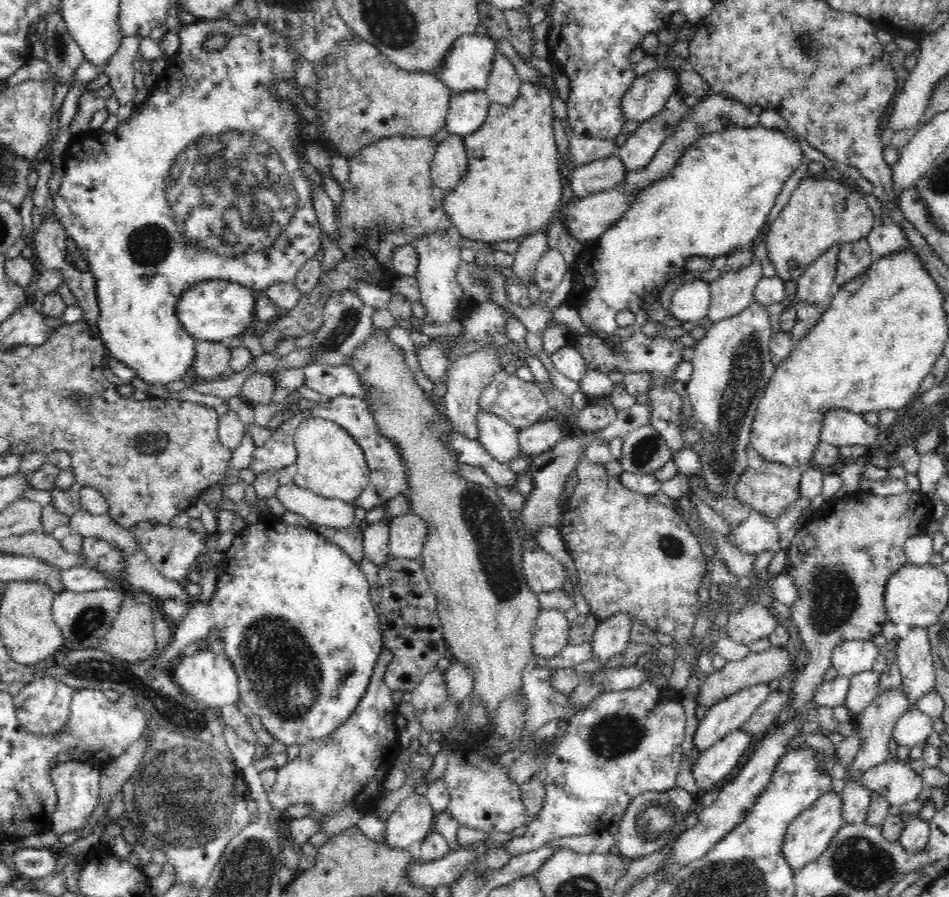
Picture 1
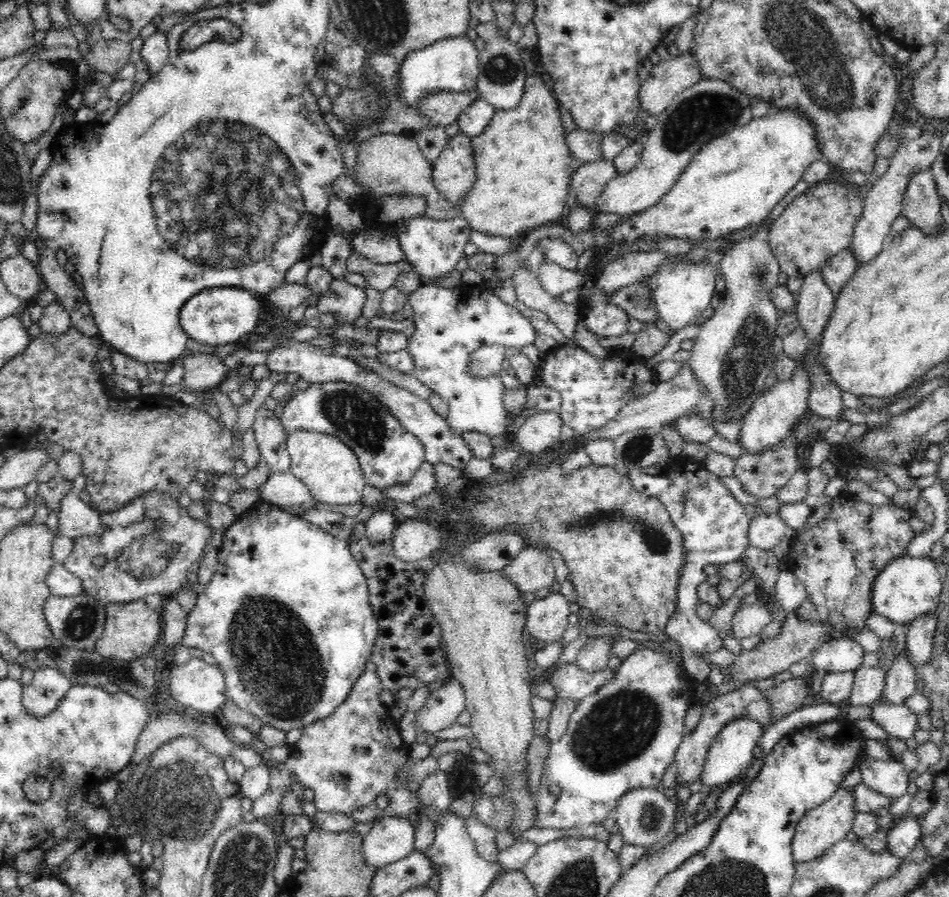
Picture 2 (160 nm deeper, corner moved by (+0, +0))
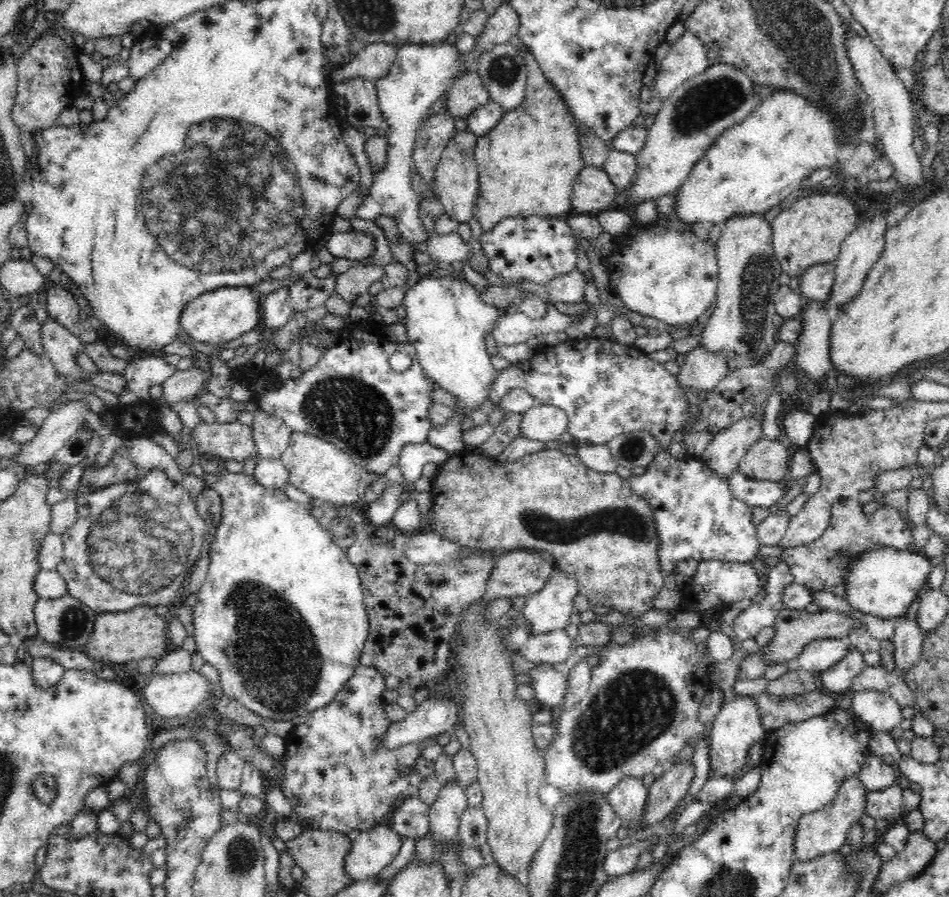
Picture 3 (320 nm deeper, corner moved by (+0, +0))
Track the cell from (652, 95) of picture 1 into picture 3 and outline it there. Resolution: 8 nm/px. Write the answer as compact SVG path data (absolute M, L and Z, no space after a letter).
M684 31L671 43L669 52L657 70L654 79L657 96L661 100L667 99L681 84L701 75L708 67L708 49L700 37L692 31Z

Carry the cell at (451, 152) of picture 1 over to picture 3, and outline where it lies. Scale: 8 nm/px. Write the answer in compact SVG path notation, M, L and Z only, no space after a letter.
M457 131L446 145L436 166L434 190L445 213L460 223L469 223L475 218L477 197L479 196L479 169L475 159L477 136L472 131Z

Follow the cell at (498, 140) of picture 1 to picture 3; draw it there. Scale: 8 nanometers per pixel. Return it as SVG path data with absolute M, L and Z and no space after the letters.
M523 50L527 70L525 99L519 107L505 111L500 122L488 134L477 137L475 159L479 169L479 196L475 218L485 232L496 228L504 218L510 216L548 216L567 218L573 214L571 196L578 173L585 167L580 154L580 134L575 119L564 103L562 95L544 76L532 52Z

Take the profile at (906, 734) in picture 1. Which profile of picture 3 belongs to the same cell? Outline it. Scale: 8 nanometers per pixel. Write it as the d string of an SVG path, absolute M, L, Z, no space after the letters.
M868 690L866 692L850 692L852 711L861 721L866 721L871 731L891 732L900 727L902 708L887 693Z

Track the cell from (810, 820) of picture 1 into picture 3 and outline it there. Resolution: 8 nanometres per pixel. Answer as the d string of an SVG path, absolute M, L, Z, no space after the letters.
M858 776L845 780L837 790L835 800L821 810L810 812L800 818L795 830L795 860L807 861L818 856L837 852L845 844L847 834L854 824L865 814L868 790Z

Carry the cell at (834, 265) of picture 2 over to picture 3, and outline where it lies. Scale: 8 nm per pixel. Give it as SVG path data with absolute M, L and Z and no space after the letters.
M835 262L816 264L799 276L800 295L805 301L826 300L832 292L836 275Z

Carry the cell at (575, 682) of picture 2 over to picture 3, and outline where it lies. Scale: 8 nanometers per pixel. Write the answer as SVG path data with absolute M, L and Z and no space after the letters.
M538 663L528 672L529 686L536 691L535 698L543 707L553 710L564 702L568 694L568 677L554 670L550 664Z

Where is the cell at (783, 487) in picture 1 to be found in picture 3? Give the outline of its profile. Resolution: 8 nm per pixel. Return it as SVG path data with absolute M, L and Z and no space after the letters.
M762 437L753 444L739 463L738 471L747 478L780 482L790 470L783 438L770 440Z

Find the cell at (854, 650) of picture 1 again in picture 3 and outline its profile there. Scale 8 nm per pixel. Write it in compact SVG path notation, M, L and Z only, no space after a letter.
M814 639L804 647L797 659L807 672L824 672L838 665L842 657L849 653L849 645L842 639Z

